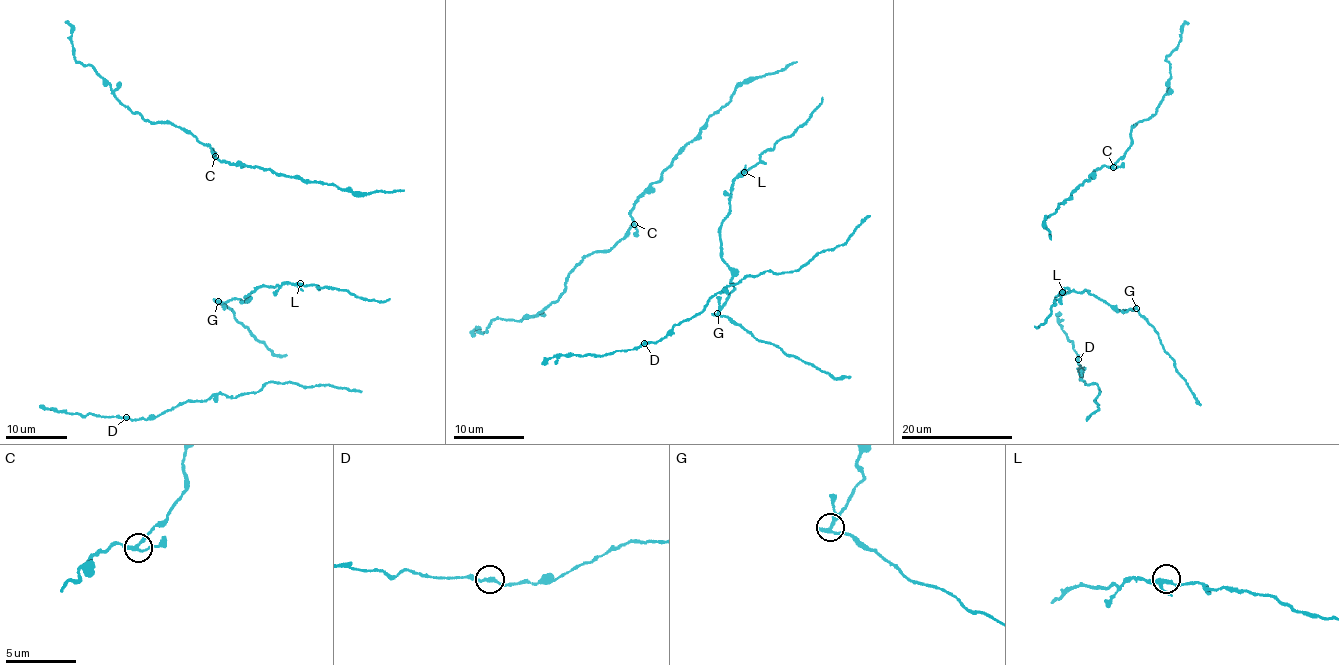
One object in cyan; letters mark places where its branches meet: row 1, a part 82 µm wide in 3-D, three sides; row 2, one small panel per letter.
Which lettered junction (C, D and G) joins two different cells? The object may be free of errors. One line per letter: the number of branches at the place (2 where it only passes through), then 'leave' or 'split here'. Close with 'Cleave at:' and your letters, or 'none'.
C: branches 3; leave
D: branches 2; leave
G: branches 3; split here
Cleave at: G

